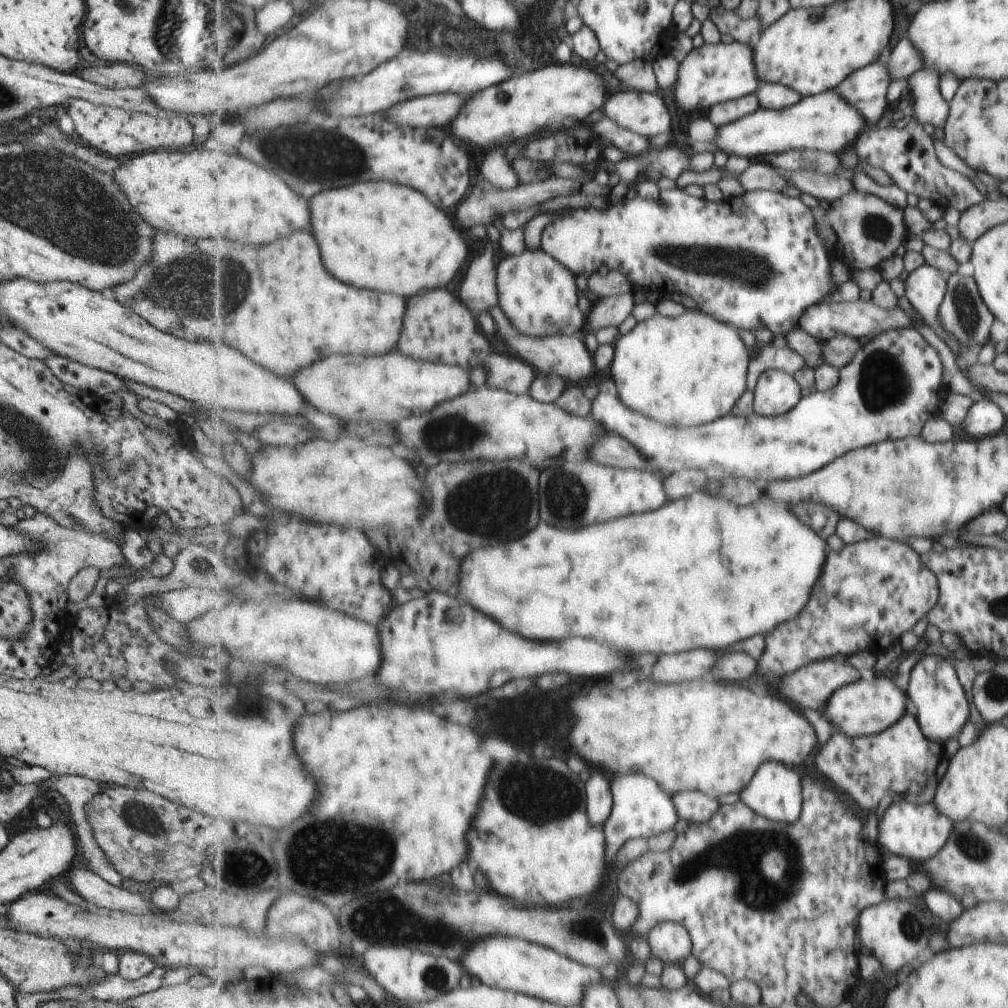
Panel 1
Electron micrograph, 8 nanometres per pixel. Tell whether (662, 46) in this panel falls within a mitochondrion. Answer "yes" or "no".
no

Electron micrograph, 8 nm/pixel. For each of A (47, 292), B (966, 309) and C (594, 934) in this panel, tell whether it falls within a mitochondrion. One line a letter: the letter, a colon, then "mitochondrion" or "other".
A: mitochondrion
B: mitochondrion
C: mitochondrion

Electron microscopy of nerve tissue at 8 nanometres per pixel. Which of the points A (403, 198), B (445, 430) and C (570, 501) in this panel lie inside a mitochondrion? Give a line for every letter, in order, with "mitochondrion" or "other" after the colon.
A: other
B: mitochondrion
C: mitochondrion

